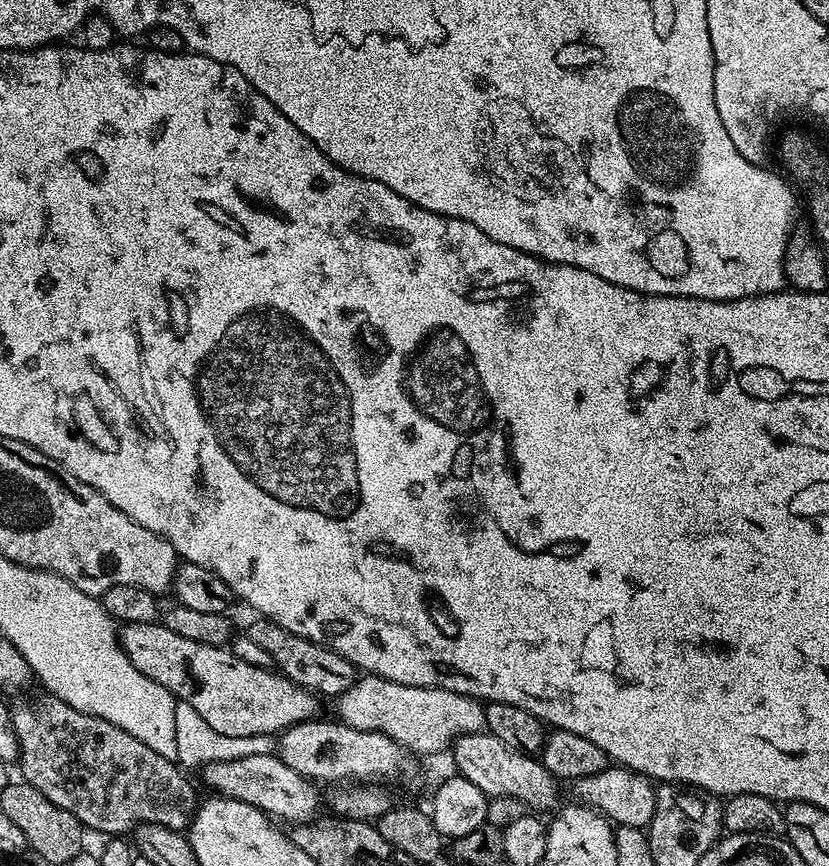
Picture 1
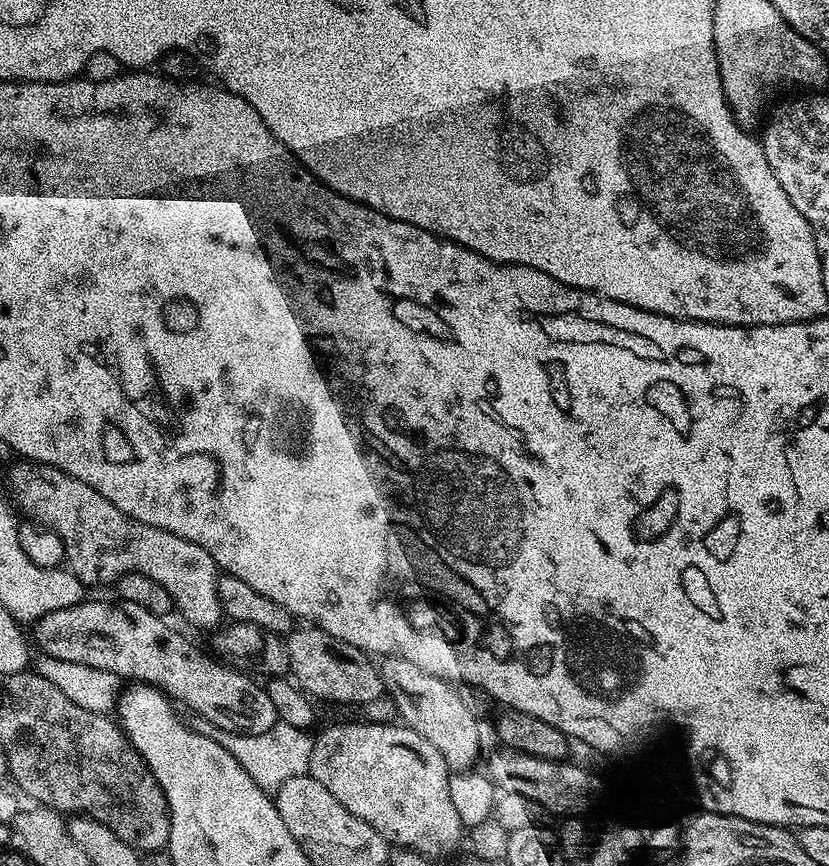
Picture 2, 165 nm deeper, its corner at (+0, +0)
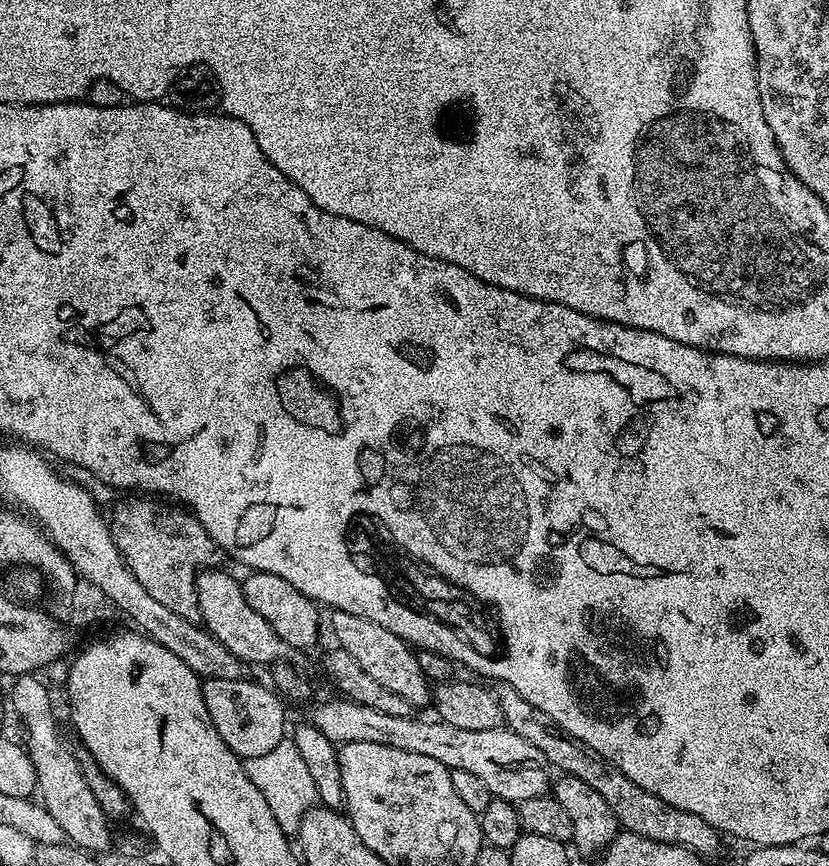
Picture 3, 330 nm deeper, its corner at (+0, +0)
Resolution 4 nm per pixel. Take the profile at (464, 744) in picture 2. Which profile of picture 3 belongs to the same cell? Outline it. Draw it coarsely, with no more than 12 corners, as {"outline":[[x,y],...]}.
{"outline":[[333,611],[339,651],[413,709],[433,689],[386,626]]}

